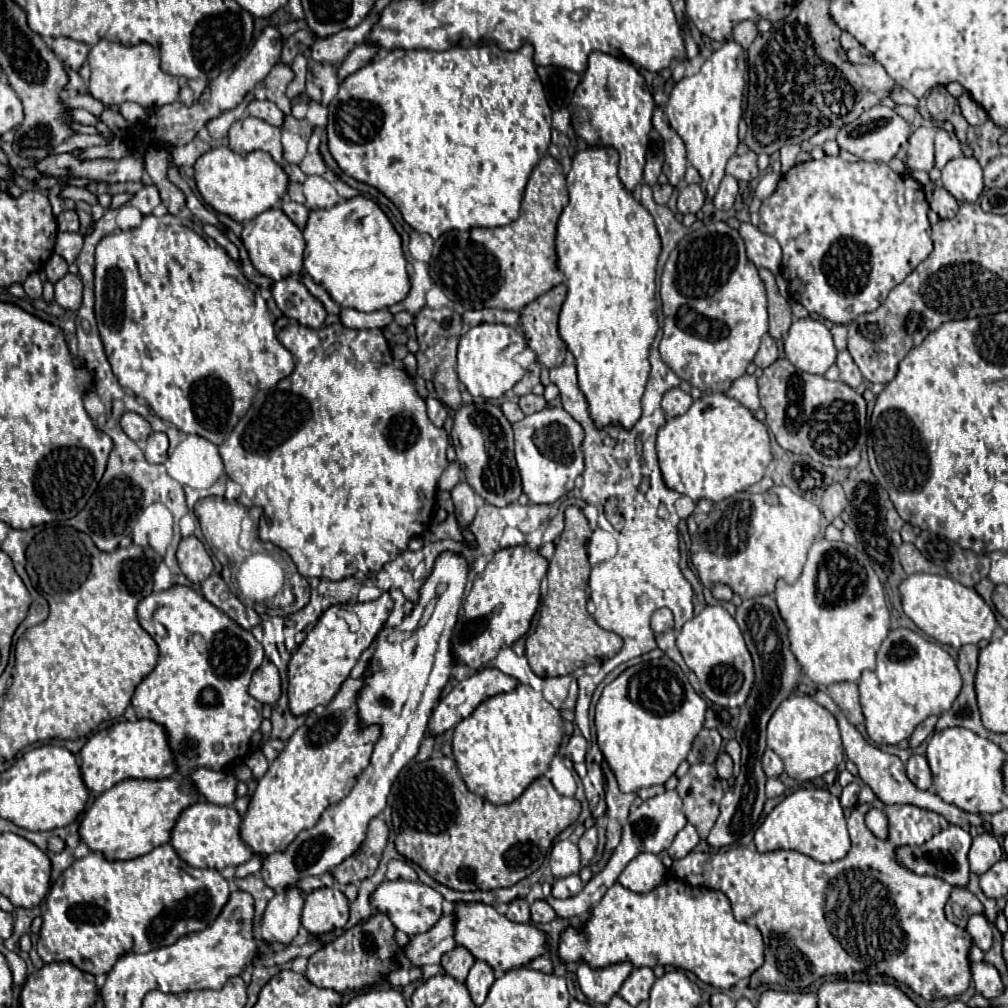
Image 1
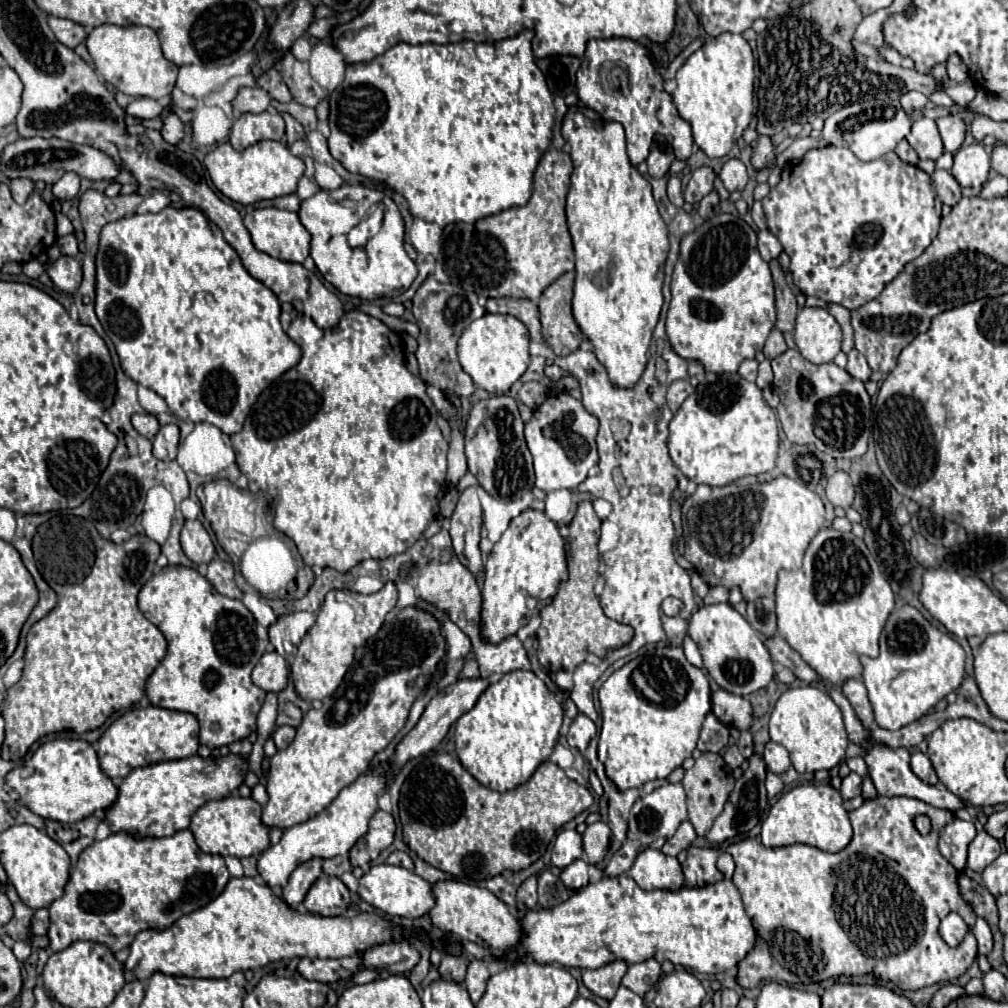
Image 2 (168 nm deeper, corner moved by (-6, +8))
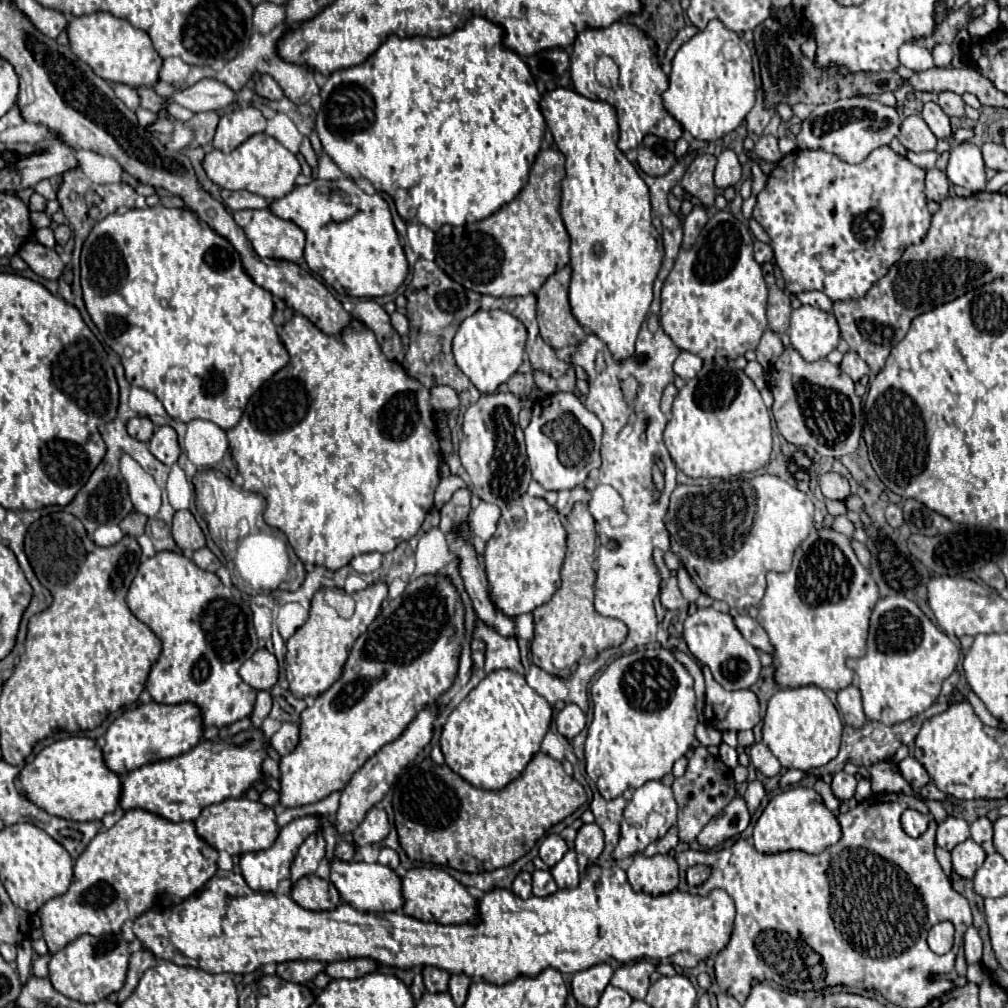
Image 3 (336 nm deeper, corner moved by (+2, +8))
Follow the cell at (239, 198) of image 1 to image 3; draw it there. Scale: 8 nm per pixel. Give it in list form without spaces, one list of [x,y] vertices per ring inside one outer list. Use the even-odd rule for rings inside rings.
[[[256,133],[250,139],[246,139],[240,147],[236,147],[232,153],[222,153],[218,149],[210,151],[204,157],[204,169],[208,177],[222,189],[238,191],[246,189],[250,193],[256,193],[268,201],[280,199],[288,195],[294,189],[294,181],[300,175],[300,163],[298,159],[274,137],[268,137],[266,133]]]

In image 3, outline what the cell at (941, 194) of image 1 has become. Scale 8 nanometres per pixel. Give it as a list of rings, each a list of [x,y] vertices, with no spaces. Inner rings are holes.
[[[930,169],[926,173],[926,189],[924,189],[926,197],[940,203],[942,199],[948,197],[948,191],[950,191],[950,181],[946,173],[940,169]]]

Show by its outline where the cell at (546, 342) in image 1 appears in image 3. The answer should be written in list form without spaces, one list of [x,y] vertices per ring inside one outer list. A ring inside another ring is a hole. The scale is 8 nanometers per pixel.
[[[566,265],[556,271],[536,293],[538,323],[542,339],[554,349],[578,345],[584,341],[584,327],[576,321],[568,303],[568,285],[572,269]]]

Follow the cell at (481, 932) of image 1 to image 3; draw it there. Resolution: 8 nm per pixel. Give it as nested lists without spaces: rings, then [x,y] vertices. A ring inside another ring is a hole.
[[[416,867],[416,869],[406,871],[406,875],[400,879],[400,883],[402,883],[402,897],[404,897],[402,911],[410,917],[416,917],[420,921],[434,921],[434,923],[442,923],[442,925],[478,921],[476,899],[472,895],[468,895],[466,887],[460,885],[454,877],[450,877],[444,869]]]

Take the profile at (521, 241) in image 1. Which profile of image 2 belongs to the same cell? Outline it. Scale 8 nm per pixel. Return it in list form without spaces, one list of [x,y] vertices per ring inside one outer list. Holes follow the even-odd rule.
[[[550,147],[534,173],[534,191],[524,207],[480,219],[472,225],[444,227],[444,273],[452,285],[468,287],[482,297],[514,297],[538,301],[542,291],[566,271],[574,271],[572,239],[566,227],[566,193],[570,189],[572,159]]]

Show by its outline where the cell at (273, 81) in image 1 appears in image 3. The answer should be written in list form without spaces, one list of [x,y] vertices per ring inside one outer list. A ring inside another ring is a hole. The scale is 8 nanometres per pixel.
[[[262,75],[256,83],[256,93],[260,97],[266,97],[266,99],[282,99],[284,93],[280,89],[280,85],[270,77],[270,75]]]

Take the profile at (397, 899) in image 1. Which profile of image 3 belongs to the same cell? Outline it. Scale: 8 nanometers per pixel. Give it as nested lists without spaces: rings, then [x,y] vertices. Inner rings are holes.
[[[328,855],[330,865],[330,881],[336,885],[340,897],[358,911],[398,911],[402,909],[402,891],[400,877],[380,863],[364,863],[364,861],[338,861],[334,855]]]

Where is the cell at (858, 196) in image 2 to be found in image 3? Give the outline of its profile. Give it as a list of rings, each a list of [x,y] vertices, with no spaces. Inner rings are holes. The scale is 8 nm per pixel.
[[[878,147],[858,165],[844,163],[826,151],[796,149],[784,155],[768,175],[766,187],[758,193],[754,219],[770,235],[776,265],[782,271],[790,293],[810,289],[826,293],[832,301],[860,299],[866,291],[888,273],[902,257],[904,249],[920,243],[930,227],[930,211],[924,195],[926,171],[910,159],[894,153],[890,147]]]

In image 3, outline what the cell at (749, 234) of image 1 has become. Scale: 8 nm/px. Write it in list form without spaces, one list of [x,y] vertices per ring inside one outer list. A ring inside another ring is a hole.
[[[754,241],[754,257],[756,257],[756,261],[762,265],[762,263],[766,263],[766,261],[772,261],[774,251],[772,251],[772,247],[770,247],[768,243]]]

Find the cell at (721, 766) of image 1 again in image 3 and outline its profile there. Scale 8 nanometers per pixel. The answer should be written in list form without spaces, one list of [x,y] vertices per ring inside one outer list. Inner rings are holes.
[[[720,743],[720,759],[722,759],[722,763],[724,763],[726,767],[730,767],[730,769],[734,769],[734,767],[738,765],[738,755],[736,755],[736,749],[728,747],[726,743]]]

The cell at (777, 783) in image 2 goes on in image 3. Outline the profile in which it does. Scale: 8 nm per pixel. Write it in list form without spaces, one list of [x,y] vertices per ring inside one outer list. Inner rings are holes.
[[[752,781],[752,783],[748,785],[748,789],[746,789],[746,793],[744,793],[744,801],[746,801],[746,807],[748,807],[750,813],[754,813],[754,811],[758,809],[758,805],[760,805],[760,801],[762,801],[764,795],[766,795],[766,793],[764,793],[764,787],[762,787],[760,781]]]

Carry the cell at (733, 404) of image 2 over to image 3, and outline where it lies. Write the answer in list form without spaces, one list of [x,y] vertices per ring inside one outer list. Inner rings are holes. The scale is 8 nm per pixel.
[[[704,363],[702,371],[678,391],[664,443],[676,467],[688,477],[732,477],[762,469],[768,463],[772,421],[760,391],[742,369]]]

